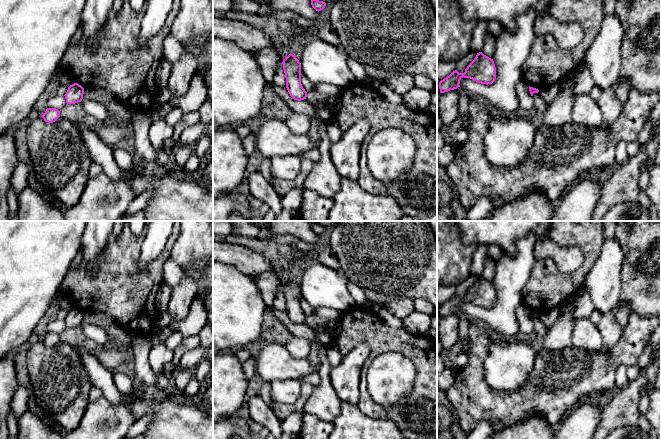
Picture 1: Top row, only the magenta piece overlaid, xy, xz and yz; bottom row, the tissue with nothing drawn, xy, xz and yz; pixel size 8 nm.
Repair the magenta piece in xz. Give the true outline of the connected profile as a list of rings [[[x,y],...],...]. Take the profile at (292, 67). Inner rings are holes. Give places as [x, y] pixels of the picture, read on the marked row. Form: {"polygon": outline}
{"polygon": [[[289,54],[282,62],[286,78],[286,88],[290,96],[297,101],[306,99],[307,92],[301,84],[301,63],[295,55]]]}

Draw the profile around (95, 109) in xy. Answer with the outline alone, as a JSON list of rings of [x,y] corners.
[[[83,98],[81,103],[87,115],[90,115],[95,119],[103,122],[110,120],[106,108],[101,103],[88,98]]]

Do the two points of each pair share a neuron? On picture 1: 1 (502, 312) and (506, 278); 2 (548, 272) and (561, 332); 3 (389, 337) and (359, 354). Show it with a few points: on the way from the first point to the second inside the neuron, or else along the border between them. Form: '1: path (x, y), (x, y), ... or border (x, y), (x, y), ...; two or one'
1: path (506, 304), (506, 286); one
2: border (574, 296), (570, 297), (559, 307); two
3: border (363, 341), (369, 347), (369, 356), (361, 370); two

